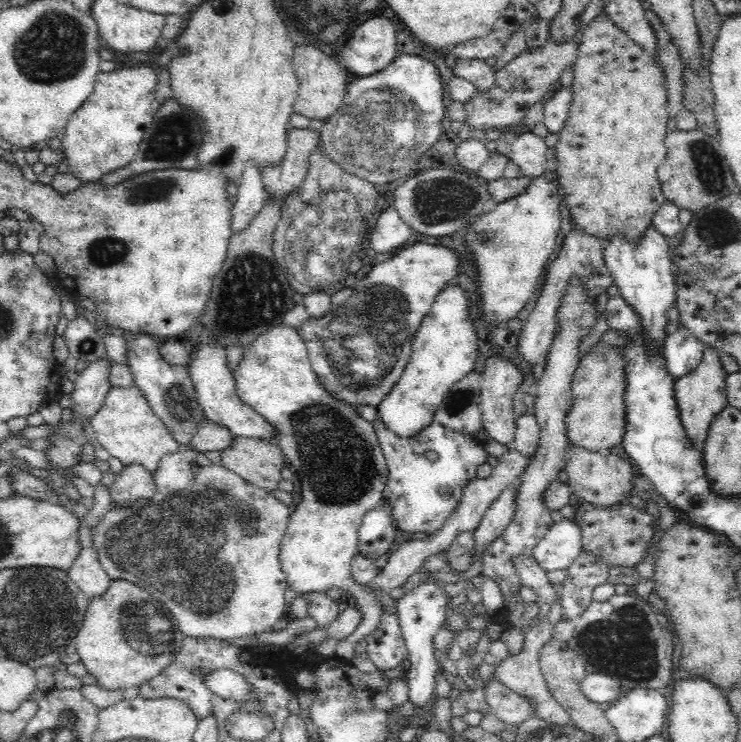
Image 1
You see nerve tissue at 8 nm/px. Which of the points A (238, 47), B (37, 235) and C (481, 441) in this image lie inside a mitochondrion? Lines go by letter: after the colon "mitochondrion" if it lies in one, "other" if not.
A: other
B: other
C: other

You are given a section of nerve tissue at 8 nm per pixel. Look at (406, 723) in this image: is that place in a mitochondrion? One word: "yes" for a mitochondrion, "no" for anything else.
no

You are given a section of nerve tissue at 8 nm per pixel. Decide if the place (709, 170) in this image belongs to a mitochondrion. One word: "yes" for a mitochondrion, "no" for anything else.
yes

